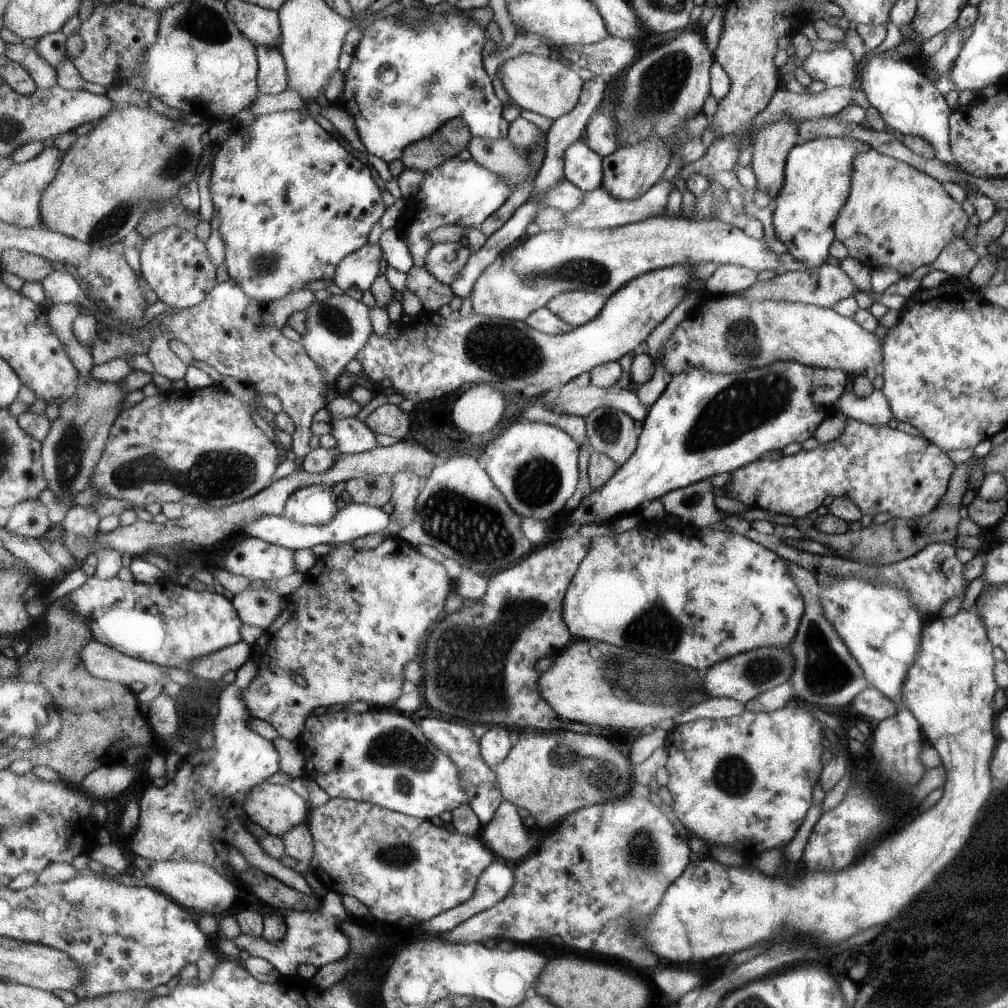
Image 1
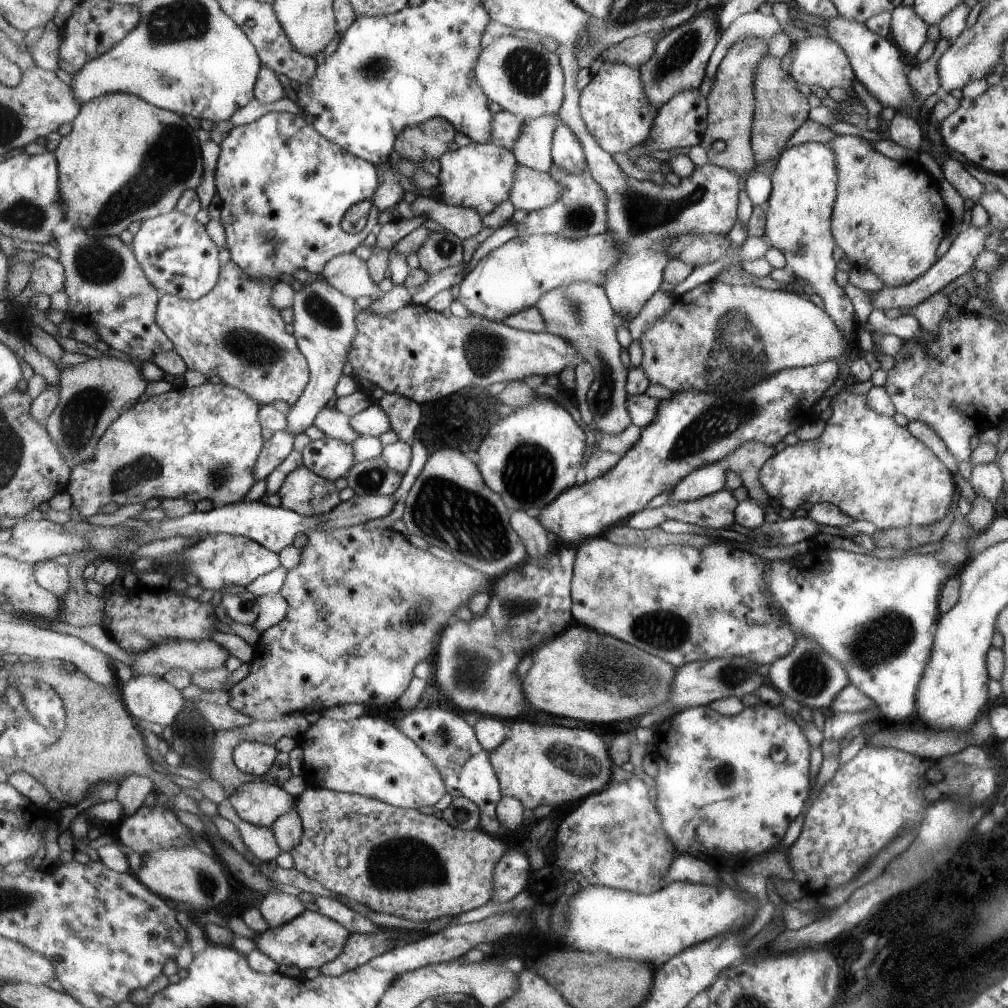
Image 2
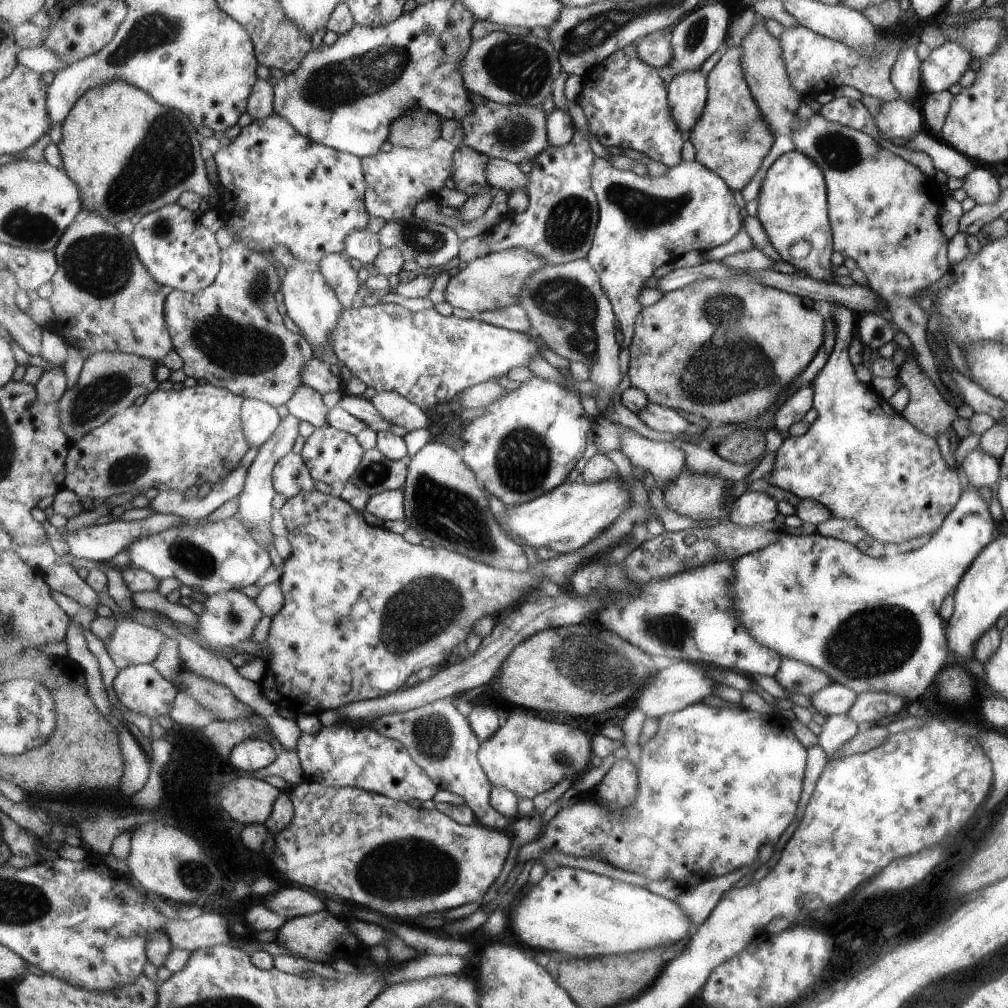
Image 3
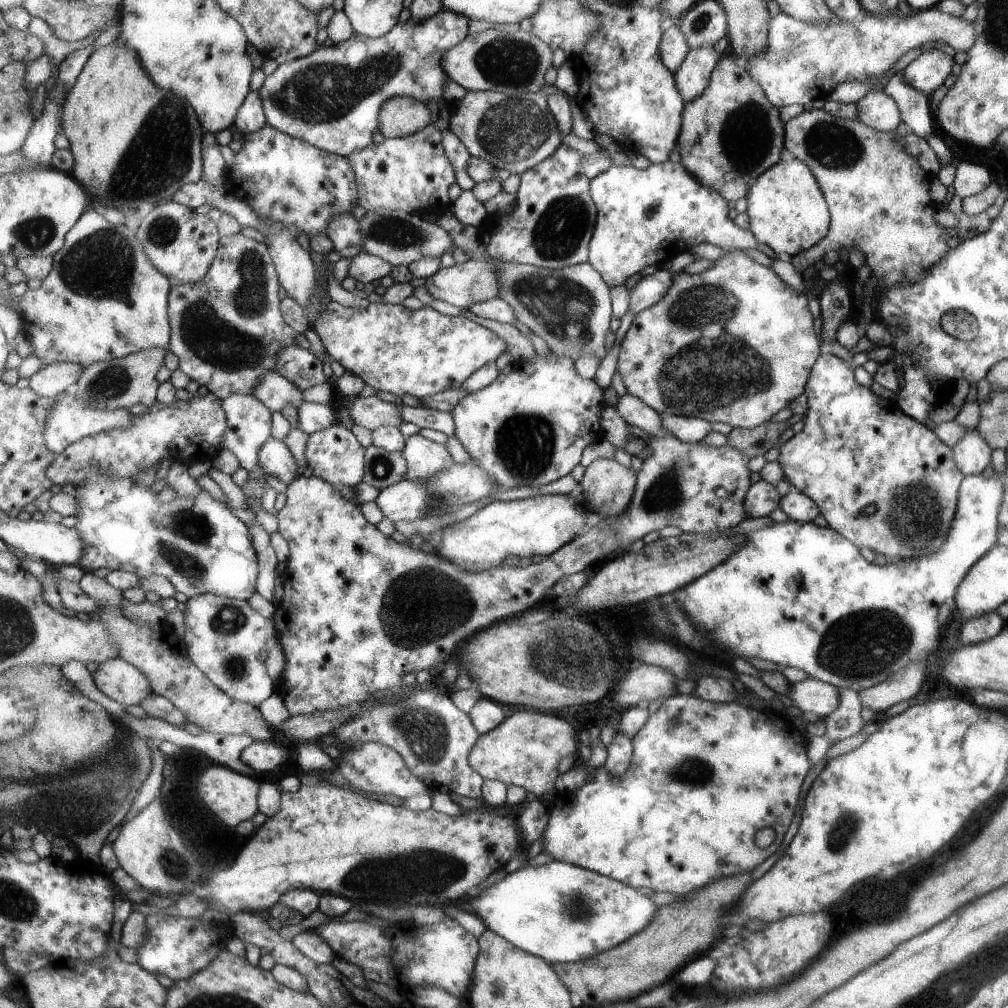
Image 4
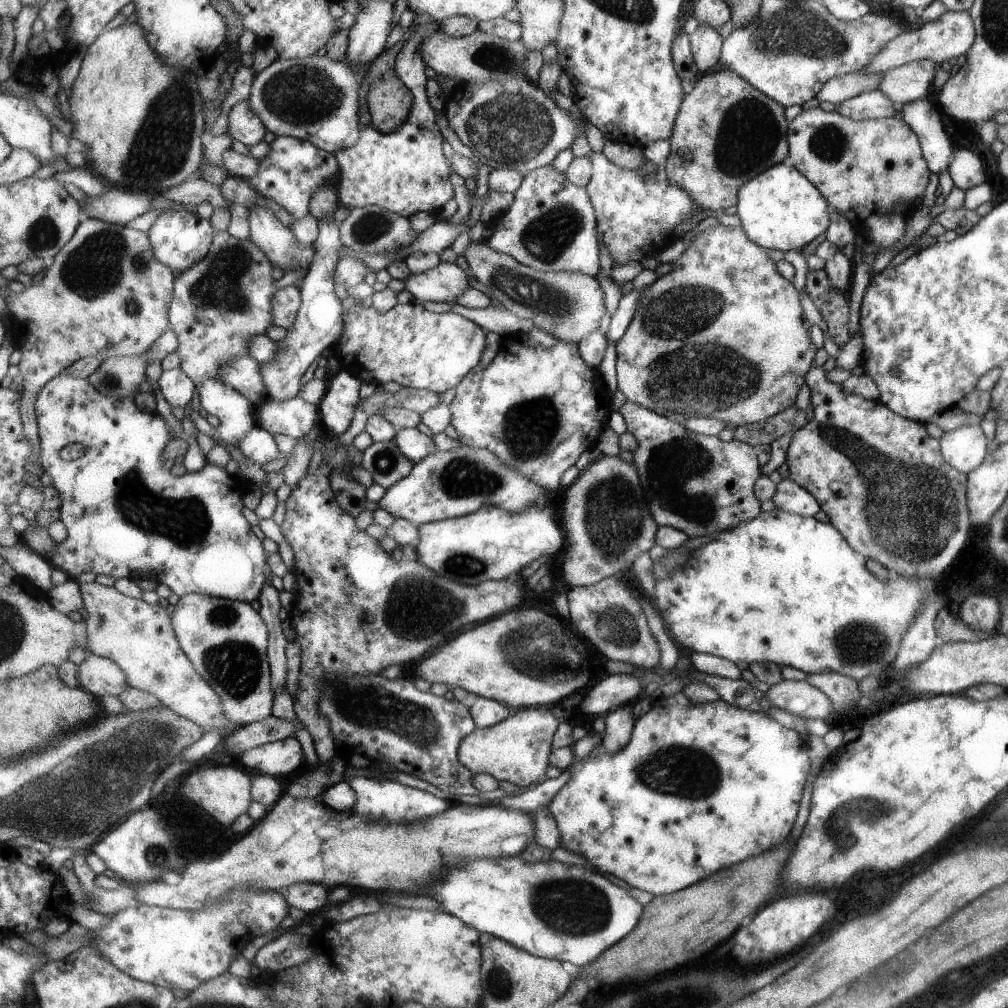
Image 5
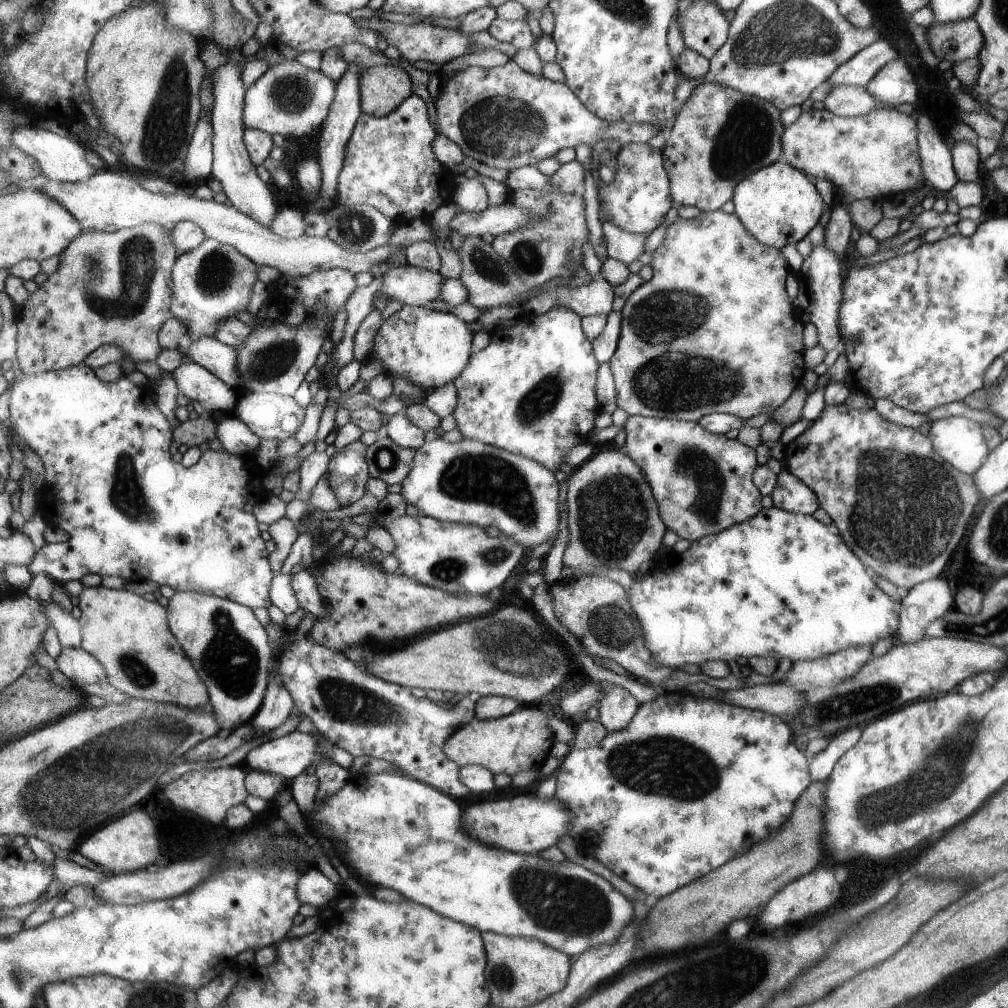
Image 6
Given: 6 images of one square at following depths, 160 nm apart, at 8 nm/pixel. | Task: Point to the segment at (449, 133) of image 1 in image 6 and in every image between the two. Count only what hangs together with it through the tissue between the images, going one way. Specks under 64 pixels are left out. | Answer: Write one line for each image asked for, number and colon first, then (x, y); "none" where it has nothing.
2: (431, 140)
3: (418, 128)
4: (403, 116)
5: (390, 101)
6: (384, 87)

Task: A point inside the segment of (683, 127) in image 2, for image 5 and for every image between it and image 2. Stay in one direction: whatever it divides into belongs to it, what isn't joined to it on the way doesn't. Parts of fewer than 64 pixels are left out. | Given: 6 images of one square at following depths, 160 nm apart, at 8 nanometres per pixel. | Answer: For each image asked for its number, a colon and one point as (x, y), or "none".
3: (688, 91)
4: (694, 76)
5: (707, 44)

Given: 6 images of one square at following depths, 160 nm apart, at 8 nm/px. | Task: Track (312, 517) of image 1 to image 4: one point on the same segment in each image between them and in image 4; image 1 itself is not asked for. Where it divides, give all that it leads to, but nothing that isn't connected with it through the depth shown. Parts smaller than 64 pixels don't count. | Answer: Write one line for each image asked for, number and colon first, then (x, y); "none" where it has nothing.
2: (305, 492)
3: (291, 477)
4: (276, 458)

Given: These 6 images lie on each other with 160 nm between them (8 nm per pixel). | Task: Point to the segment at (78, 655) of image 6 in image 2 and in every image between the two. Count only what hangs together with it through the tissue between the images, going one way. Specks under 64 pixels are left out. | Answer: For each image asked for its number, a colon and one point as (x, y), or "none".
2: (149, 697)
3: (140, 688)
4: (124, 682)
5: (99, 675)

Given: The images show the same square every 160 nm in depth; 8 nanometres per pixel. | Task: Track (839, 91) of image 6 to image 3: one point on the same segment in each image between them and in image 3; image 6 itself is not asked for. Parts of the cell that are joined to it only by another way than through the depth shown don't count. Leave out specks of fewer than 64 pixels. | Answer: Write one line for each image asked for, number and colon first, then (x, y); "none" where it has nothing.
3: (895, 119)
4: (876, 110)
5: (874, 104)

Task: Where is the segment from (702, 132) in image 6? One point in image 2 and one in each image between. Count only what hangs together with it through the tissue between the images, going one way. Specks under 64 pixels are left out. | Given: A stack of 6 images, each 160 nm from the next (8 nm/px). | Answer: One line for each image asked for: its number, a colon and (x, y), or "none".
2: (731, 100)
3: (731, 138)
4: (731, 134)
5: (727, 131)

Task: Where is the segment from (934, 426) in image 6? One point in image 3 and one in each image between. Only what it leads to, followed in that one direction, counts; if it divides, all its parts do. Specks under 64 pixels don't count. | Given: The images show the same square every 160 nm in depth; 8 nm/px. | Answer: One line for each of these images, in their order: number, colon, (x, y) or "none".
3: (981, 469)
4: (971, 454)
5: (964, 448)

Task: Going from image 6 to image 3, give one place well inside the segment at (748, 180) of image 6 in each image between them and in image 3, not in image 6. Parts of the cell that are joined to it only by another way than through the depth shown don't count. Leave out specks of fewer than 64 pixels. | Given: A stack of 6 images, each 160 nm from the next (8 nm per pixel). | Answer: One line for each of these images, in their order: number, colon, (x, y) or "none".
3: (792, 208)
4: (786, 209)
5: (779, 209)

